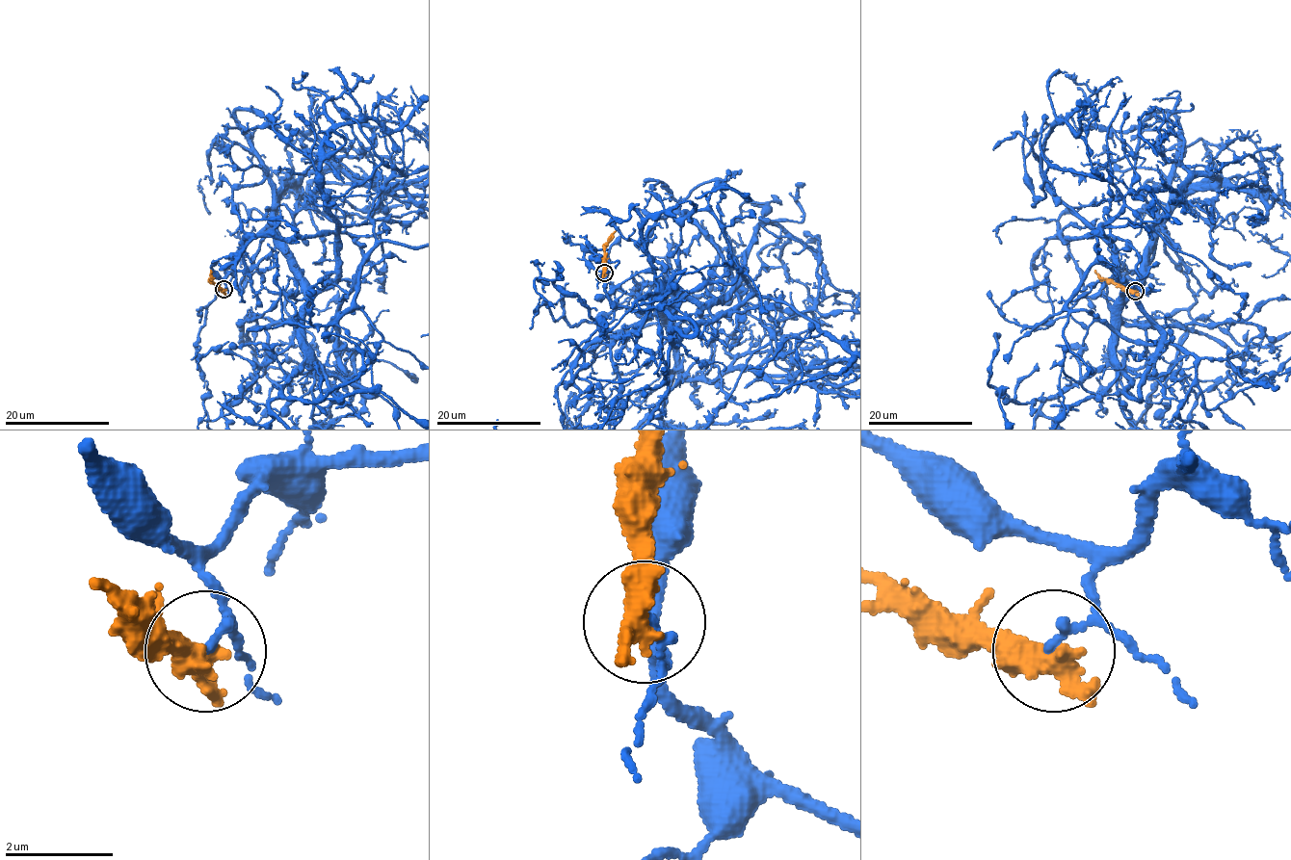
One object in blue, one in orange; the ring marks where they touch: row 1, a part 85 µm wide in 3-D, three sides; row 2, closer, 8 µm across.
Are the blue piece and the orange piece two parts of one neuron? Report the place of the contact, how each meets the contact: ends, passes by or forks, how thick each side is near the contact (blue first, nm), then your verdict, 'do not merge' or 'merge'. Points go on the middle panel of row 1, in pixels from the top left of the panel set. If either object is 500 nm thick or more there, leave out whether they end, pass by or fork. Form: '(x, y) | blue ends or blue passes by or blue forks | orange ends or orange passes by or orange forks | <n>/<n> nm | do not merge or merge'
(604, 273) | 110/550 nm | do not merge

